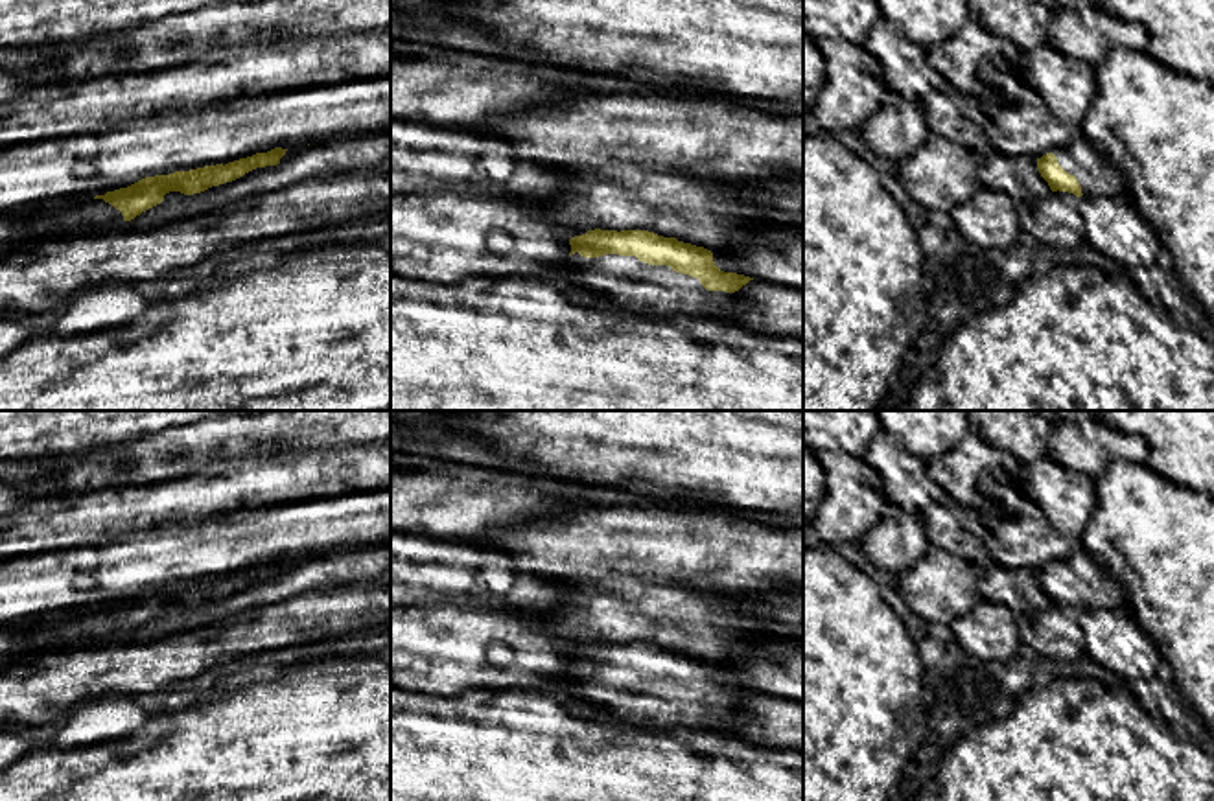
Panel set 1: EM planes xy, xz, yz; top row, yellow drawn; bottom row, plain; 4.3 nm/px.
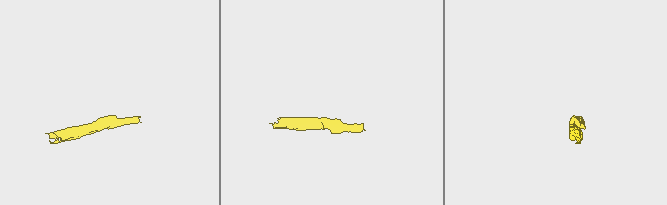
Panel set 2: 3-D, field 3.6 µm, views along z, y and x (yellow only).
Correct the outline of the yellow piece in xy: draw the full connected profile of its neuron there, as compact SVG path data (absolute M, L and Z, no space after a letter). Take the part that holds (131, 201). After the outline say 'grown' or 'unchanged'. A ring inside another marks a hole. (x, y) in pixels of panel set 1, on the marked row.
M274 147L228 164L204 166L190 171L146 177L127 188L96 195L88 201L63 199L0 217L0 250L46 239L57 230L101 228L114 221L131 221L160 204L169 192L201 193L212 186L232 182L245 173L280 164L287 149Z; grown

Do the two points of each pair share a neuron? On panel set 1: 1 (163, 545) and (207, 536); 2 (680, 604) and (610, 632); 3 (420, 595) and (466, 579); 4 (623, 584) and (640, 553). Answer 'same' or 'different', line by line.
1: same
2: same
3: same
4: different

